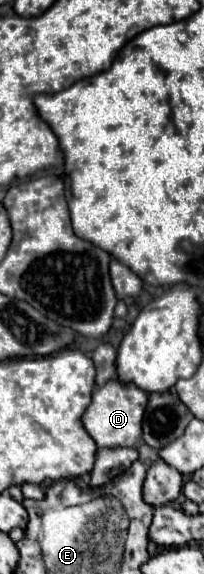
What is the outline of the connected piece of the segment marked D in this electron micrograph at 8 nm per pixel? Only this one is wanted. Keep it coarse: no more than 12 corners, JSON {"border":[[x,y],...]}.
{"border":[[119,381],[93,391],[81,421],[99,449],[135,447],[147,393]]}

